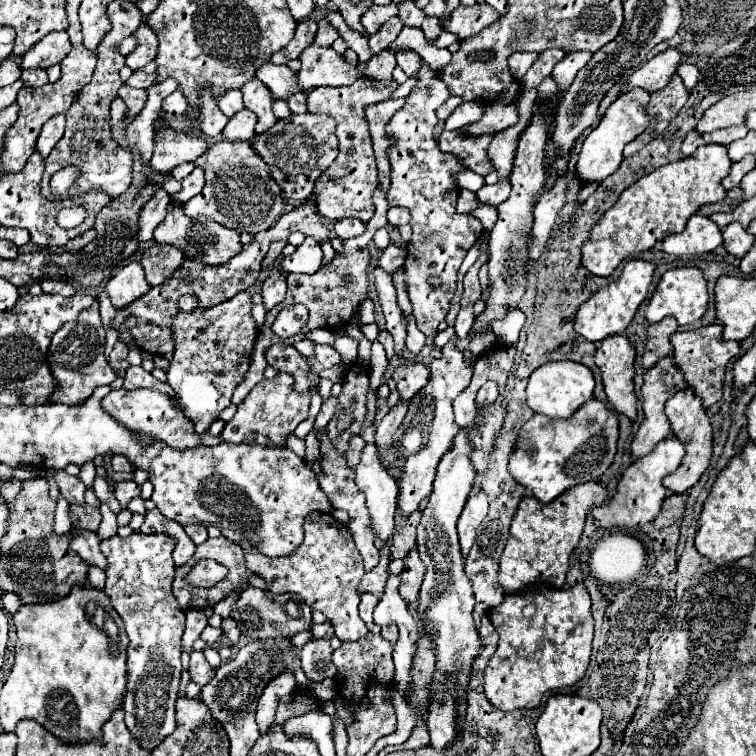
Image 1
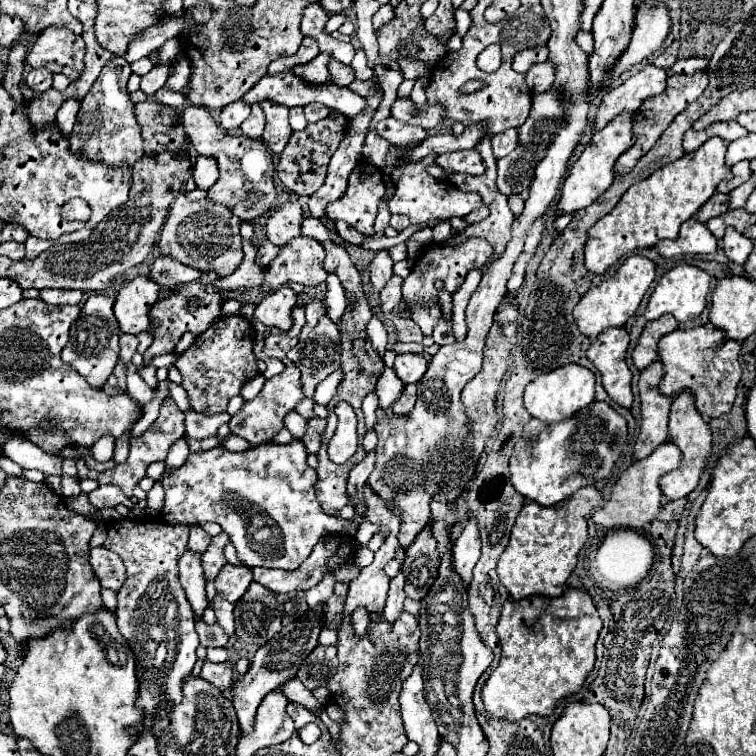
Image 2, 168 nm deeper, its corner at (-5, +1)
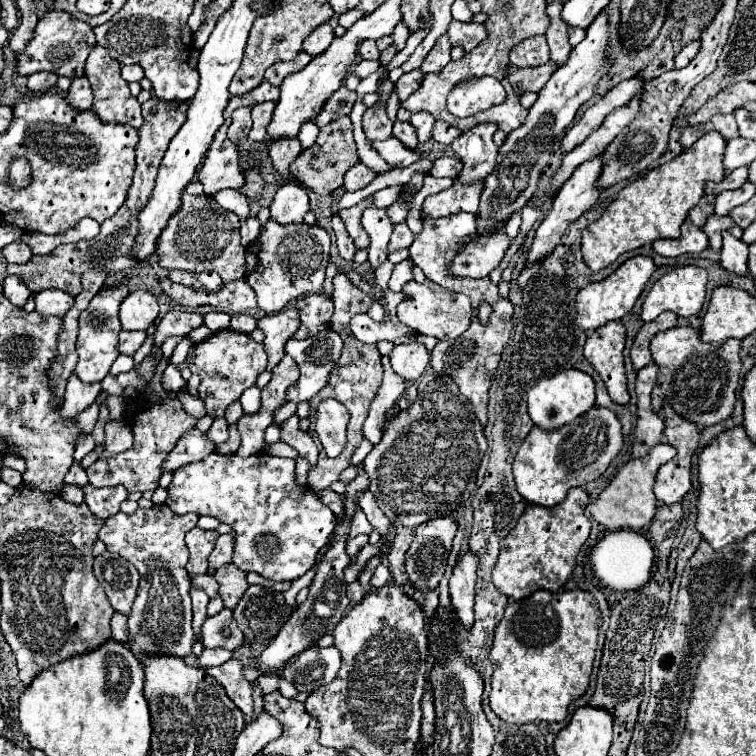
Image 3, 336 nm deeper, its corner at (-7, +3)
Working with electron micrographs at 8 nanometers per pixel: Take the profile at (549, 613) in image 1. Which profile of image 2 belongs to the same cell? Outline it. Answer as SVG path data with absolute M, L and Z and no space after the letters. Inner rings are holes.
M570 588L558 598L532 596L526 600L506 600L496 626L502 658L482 688L486 710L496 718L512 722L530 714L552 714L556 702L576 694L592 672L600 628L602 620L590 594L578 588Z

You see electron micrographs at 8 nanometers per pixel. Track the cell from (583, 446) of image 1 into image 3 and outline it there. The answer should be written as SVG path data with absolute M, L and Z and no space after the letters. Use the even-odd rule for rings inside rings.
M594 406L586 416L554 430L546 432L538 426L530 430L530 436L522 442L514 458L516 488L530 504L552 508L562 502L570 488L586 486L604 474L610 462L622 448L622 426L614 412Z

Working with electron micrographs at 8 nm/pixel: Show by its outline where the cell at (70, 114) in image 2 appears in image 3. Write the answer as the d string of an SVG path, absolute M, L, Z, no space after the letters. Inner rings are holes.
M86 76L72 80L72 86L70 86L66 98L68 98L70 104L74 104L74 108L78 108L78 110L86 110L86 108L92 106L94 94L92 94L92 88L90 88L90 82L86 80Z

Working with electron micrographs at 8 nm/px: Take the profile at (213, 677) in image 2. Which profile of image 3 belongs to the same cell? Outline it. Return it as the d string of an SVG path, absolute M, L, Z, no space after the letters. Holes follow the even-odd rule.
M230 658L226 664L208 668L206 672L224 686L228 698L240 708L240 712L246 718L250 718L252 696L250 696L250 682L246 682L242 676L242 662L238 658Z

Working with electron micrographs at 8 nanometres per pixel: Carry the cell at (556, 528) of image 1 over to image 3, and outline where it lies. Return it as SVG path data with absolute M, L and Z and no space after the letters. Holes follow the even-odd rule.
M570 488L566 500L554 508L528 504L512 532L500 542L500 556L492 570L492 582L508 598L522 600L536 590L558 592L570 578L576 556L590 534L590 520L584 516L588 494L582 488Z

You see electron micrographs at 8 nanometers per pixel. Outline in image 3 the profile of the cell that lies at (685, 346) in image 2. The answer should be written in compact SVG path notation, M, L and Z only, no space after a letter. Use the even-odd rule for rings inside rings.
M676 326L670 330L658 332L650 340L652 360L654 360L654 364L658 364L658 380L652 390L652 408L658 412L662 408L662 404L670 404L676 414L680 414L684 420L694 422L698 428L714 426L714 424L726 420L734 410L734 402L736 402L734 392L738 386L740 368L742 368L738 350L740 350L740 340L730 338L722 344L706 344L700 340L698 330L694 330L694 328L678 328Z

